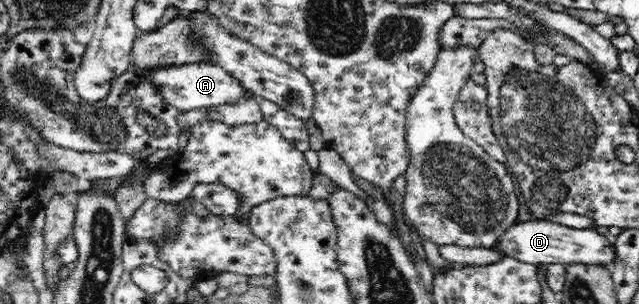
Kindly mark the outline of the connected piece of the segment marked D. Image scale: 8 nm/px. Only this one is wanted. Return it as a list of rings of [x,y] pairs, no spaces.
[[[535,219],[518,222],[508,229],[503,239],[495,246],[502,255],[519,259],[531,265],[604,265],[609,267],[619,260],[615,245],[610,244],[604,234],[596,229],[570,229],[558,223]]]

